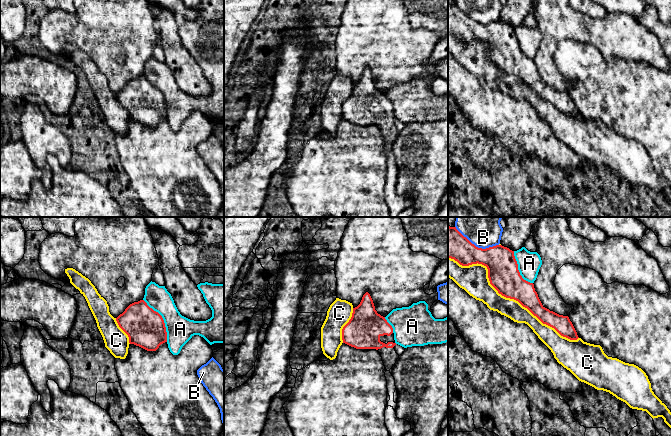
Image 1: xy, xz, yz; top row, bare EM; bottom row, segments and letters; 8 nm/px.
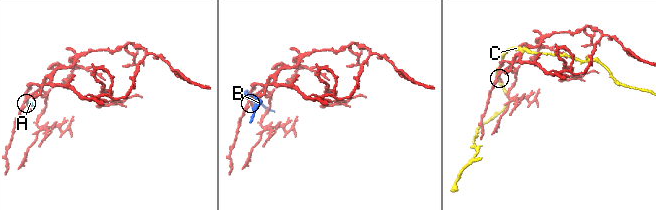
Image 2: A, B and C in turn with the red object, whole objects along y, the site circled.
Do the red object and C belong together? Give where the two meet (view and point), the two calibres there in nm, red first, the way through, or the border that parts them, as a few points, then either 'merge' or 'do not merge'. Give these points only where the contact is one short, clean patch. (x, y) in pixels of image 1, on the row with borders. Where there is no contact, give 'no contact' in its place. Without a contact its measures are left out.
meets red in yz at (507, 297); 240 nm thick on the red side, 200 nm on the other; do not merge

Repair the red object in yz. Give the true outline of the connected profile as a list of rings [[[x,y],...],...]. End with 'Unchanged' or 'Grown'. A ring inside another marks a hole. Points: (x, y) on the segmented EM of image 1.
[[[448,225],[448,258],[454,259],[462,266],[477,263],[486,266],[490,284],[499,294],[518,301],[543,324],[554,328],[561,336],[570,340],[579,338],[568,316],[559,315],[542,305],[534,284],[524,280],[520,275],[514,251],[502,245],[478,248],[456,227]]]. Unchanged

